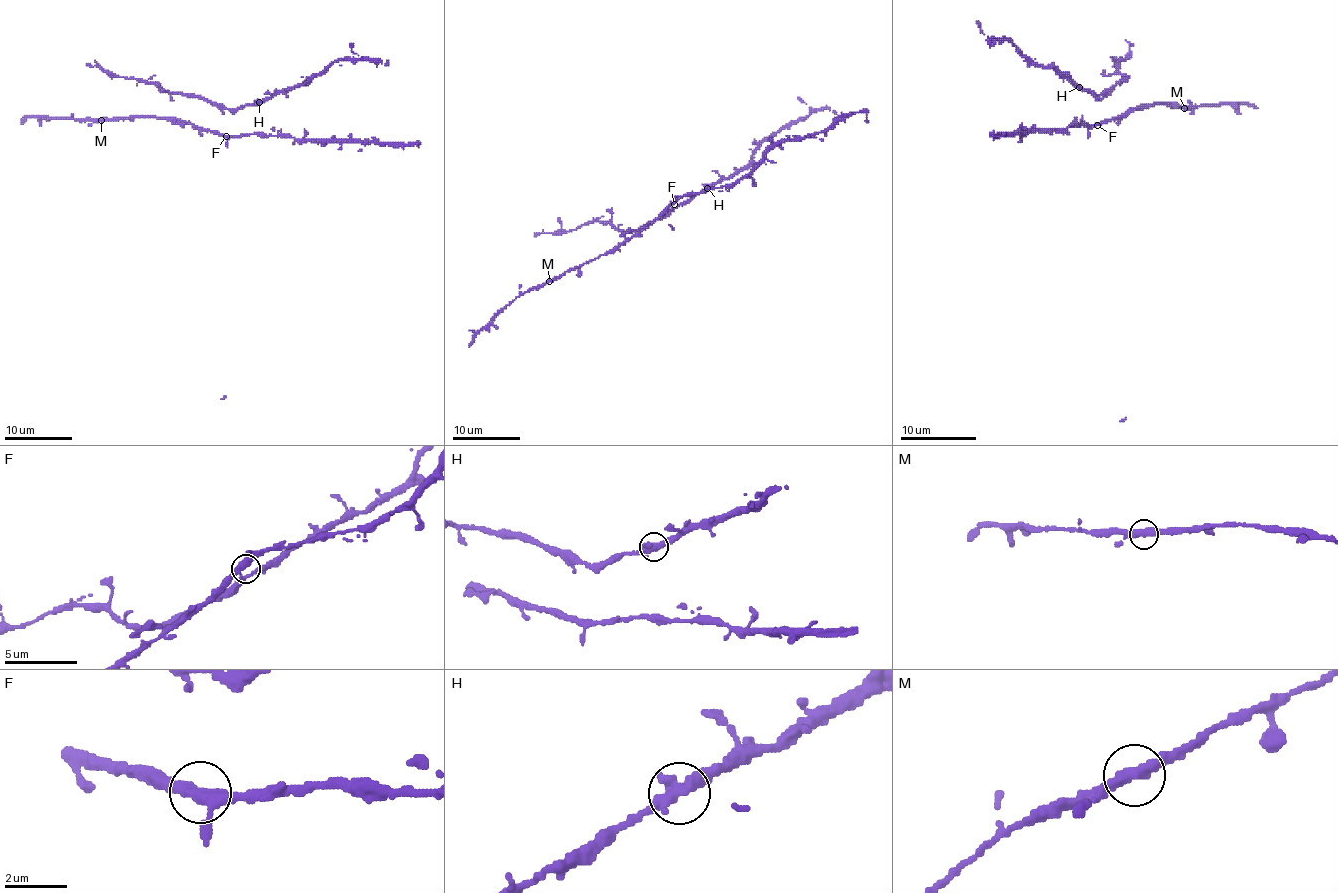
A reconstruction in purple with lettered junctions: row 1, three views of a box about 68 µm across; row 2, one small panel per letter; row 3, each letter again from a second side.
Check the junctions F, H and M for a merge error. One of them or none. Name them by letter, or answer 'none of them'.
none of them

